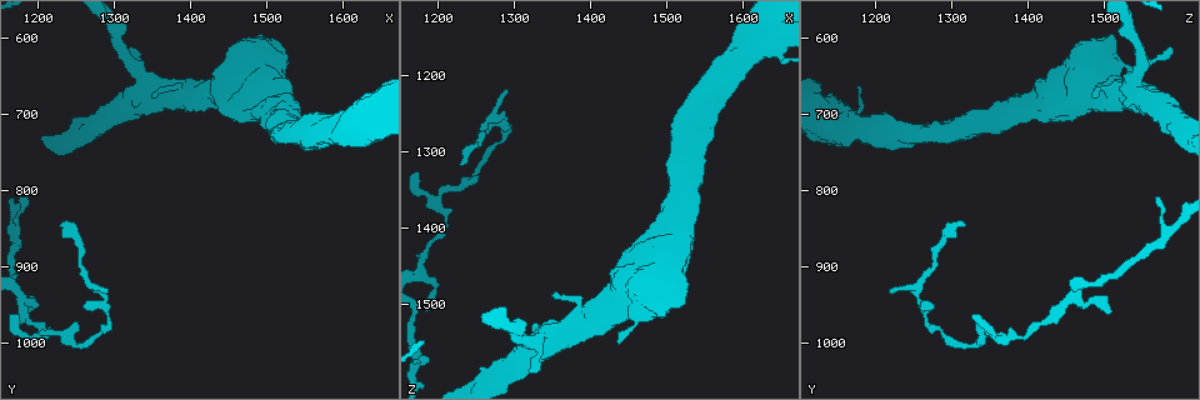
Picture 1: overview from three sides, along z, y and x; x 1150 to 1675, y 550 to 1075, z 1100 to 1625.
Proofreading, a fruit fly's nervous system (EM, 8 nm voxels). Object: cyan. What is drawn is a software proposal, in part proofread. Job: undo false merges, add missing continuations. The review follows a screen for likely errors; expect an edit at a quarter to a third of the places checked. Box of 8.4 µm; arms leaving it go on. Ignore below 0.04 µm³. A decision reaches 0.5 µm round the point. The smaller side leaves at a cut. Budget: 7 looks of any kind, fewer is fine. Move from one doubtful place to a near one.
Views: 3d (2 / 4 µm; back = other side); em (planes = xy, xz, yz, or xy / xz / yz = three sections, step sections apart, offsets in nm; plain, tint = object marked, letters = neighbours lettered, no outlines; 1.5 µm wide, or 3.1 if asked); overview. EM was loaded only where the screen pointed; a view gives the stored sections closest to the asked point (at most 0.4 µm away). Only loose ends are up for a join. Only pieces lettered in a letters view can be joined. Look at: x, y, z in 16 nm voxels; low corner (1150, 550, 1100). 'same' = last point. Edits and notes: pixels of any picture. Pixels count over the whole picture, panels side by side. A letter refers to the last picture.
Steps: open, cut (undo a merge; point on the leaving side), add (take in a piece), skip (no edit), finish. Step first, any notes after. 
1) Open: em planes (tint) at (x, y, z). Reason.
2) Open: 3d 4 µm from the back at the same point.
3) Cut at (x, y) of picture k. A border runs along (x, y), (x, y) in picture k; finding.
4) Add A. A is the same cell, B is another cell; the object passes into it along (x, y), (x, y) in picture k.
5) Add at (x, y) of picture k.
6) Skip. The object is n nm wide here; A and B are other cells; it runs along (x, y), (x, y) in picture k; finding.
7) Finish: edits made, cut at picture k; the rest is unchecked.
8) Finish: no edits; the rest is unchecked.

Open: em yz step 8 (letters) at (1320, 620, 1590). Free end.

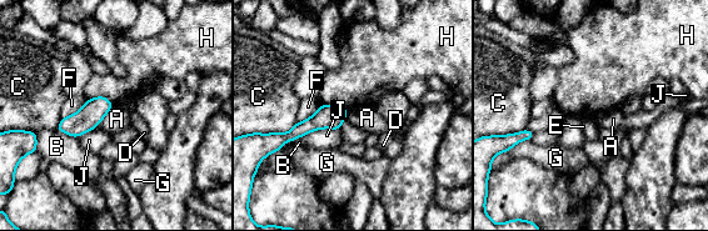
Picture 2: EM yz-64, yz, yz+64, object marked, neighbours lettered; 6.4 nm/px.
Open: em planes (letters) at the same point.

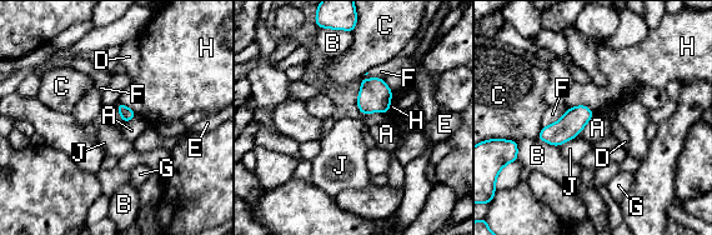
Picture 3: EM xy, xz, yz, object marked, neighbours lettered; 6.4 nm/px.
Skip. A, B, C, D, E, F, G, H and J are other cells; a border runs along (575, 138), (563, 141), (558, 146) in picture 3; none of them fits.

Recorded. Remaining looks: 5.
Open: em planes (letters) at (1290, 930, 1220). Branch stops here.

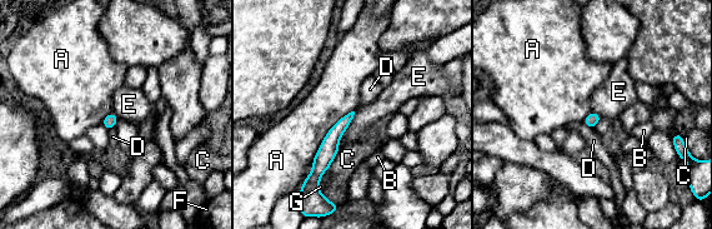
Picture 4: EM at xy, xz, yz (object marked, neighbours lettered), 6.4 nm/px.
Skip. The longest contact is with A, 420 nm; A, B, C, D, E, F and G are other cells; a border runs along (355, 111), (344, 132) in picture 4; none of them fits.

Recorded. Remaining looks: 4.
Open: em planes (letters) at (1230, 845, 1315). Branch stops here.

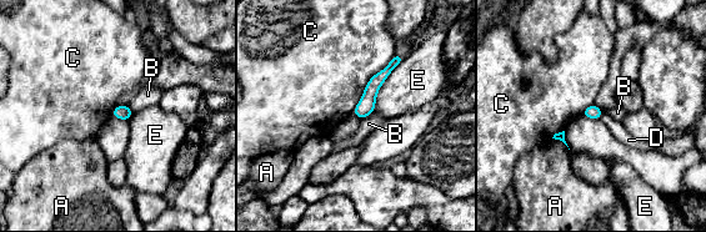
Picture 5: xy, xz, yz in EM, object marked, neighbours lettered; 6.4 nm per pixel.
Skip. A, B, C, D and E are other cells; a border runs along (395, 55), (370, 79), (351, 112) in picture 5; none of them fits.

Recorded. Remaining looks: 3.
Finish: no edits; the rest is unchecked.

